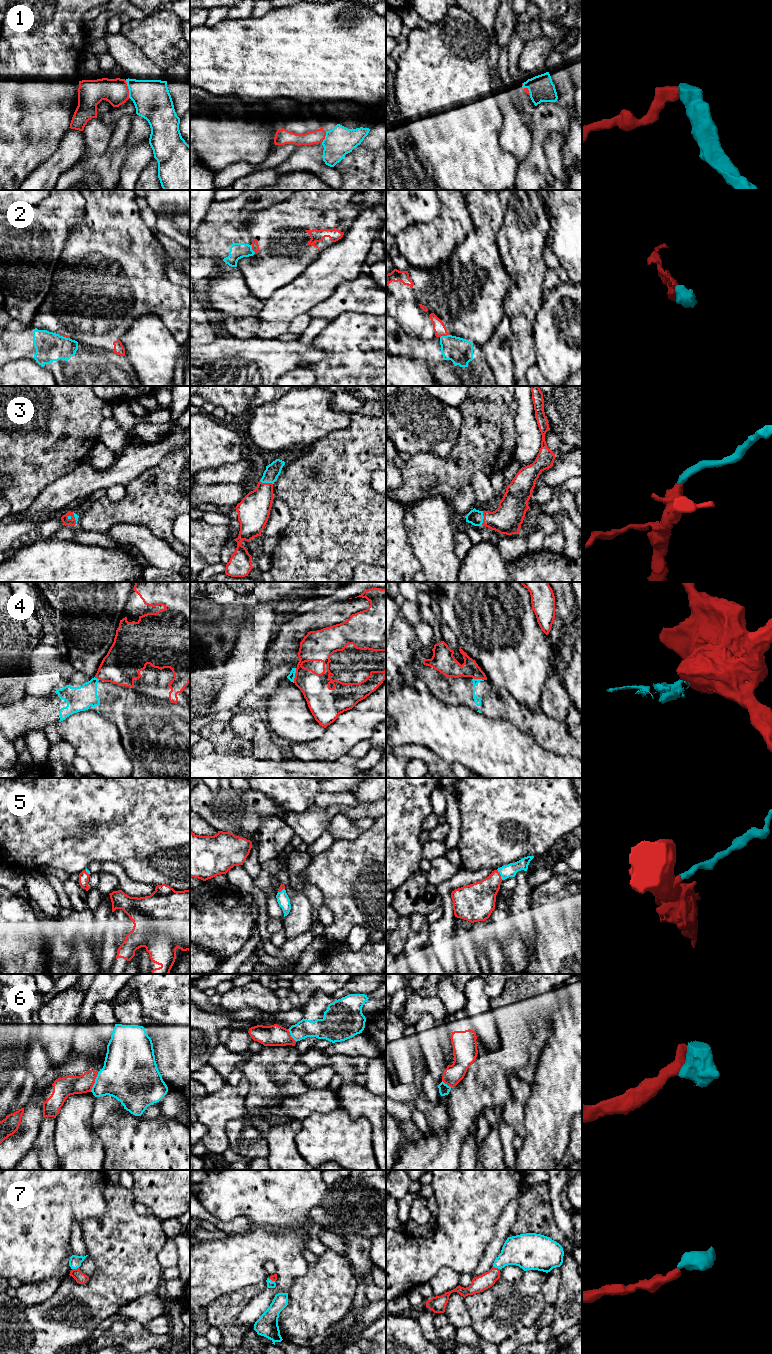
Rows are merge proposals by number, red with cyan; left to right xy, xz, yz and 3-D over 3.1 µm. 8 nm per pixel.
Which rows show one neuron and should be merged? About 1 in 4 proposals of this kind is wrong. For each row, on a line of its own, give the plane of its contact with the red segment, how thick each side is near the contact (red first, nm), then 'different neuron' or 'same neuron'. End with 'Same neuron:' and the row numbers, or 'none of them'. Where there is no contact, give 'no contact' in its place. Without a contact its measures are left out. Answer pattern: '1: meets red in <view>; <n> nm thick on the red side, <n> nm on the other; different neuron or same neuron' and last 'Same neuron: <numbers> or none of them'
1: meets red in xy; 200 nm thick on the red side, 300 nm on the other; different neuron
2: meets red in yz; 100 nm thick on the red side, 200 nm on the other; different neuron
3: meets red in yz; 240 nm thick on the red side, 120 nm on the other; same neuron
4: meets red in xz; 220 nm thick on the red side, 60 nm on the other; different neuron
5: meets red in yz; 260 nm thick on the red side, 110 nm on the other; same neuron
6: meets red in xy; 160 nm thick on the red side, 380 nm on the other; different neuron
7: meets red in xy; 90 nm thick on the red side, 100 nm on the other; same neuron
Same neuron: 3, 5, 7

